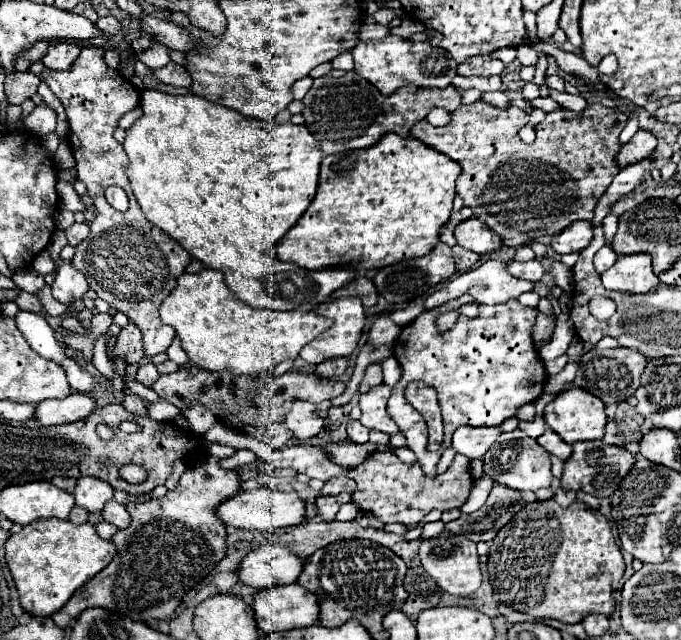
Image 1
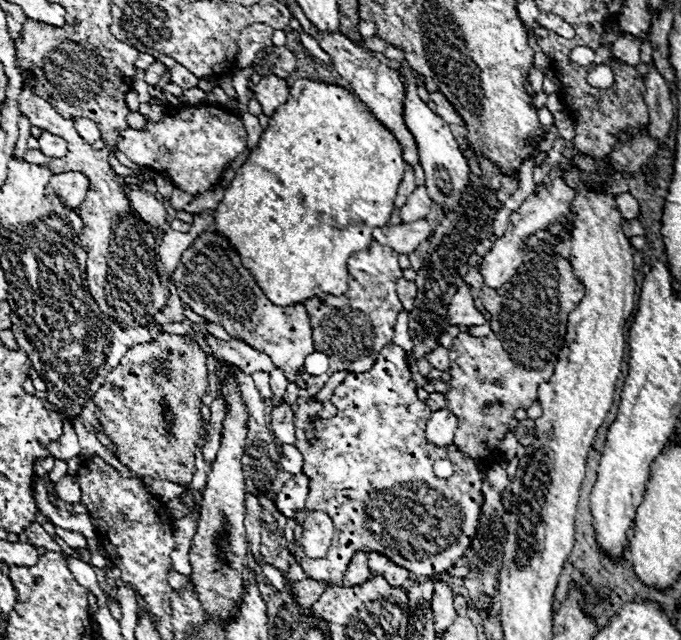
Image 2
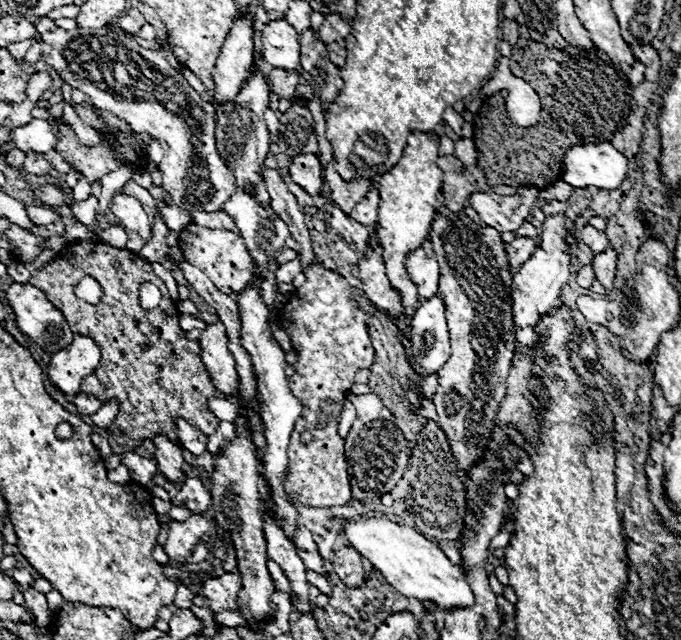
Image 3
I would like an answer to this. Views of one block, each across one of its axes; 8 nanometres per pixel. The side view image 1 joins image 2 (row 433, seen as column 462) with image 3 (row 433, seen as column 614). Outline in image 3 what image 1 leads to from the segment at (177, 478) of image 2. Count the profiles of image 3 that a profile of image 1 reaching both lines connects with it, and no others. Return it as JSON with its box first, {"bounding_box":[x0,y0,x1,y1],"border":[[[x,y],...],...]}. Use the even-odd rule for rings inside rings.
{"bounding_box":[30,242,220,446],"border":[[[72,242],[54,260],[50,260],[44,268],[34,272],[30,278],[30,284],[40,288],[42,292],[46,292],[46,298],[58,310],[64,312],[66,322],[70,324],[70,328],[74,328],[74,334],[90,336],[98,344],[102,357],[100,364],[94,373],[88,375],[81,383],[80,392],[98,396],[98,400],[102,400],[102,402],[112,400],[112,398],[116,398],[120,402],[120,412],[118,412],[116,420],[108,426],[108,432],[114,442],[118,442],[122,446],[140,446],[144,438],[152,440],[152,436],[156,436],[156,434],[166,434],[166,404],[170,404],[170,418],[182,416],[184,420],[190,420],[190,424],[194,428],[198,428],[200,432],[214,434],[220,420],[208,412],[206,400],[216,396],[216,388],[200,360],[198,340],[184,338],[184,330],[178,326],[178,308],[176,308],[174,300],[168,296],[168,290],[162,280],[160,280],[160,292],[162,292],[160,306],[152,308],[152,310],[146,310],[140,306],[138,288],[146,278],[158,278],[158,276],[152,272],[150,262],[138,258],[136,254],[132,254],[128,250],[118,250],[106,242],[82,242],[82,244]],[[112,260],[120,262],[118,270],[112,266]],[[84,276],[96,278],[98,284],[102,286],[102,300],[94,306],[88,302],[80,302],[74,296],[74,286]]]}

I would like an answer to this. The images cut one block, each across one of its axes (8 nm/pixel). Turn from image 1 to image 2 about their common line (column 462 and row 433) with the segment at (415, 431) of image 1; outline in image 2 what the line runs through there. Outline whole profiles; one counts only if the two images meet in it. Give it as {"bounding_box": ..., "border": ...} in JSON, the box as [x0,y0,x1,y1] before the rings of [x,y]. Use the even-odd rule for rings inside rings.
{"bounding_box":[294,344,482,586],"border":[[[388,344],[378,354],[374,368],[364,374],[348,374],[346,380],[336,386],[330,402],[338,408],[334,418],[318,418],[314,422],[308,420],[310,414],[322,412],[322,402],[304,402],[296,412],[296,440],[294,446],[302,452],[304,466],[302,472],[310,478],[306,510],[322,510],[334,522],[334,538],[324,558],[308,558],[300,542],[296,542],[296,562],[302,566],[308,578],[322,580],[328,586],[342,584],[342,578],[348,570],[348,564],[354,552],[380,552],[390,558],[394,564],[406,568],[414,576],[430,578],[434,574],[446,572],[464,556],[468,550],[476,528],[478,514],[482,504],[482,474],[478,466],[464,452],[450,452],[442,448],[434,448],[424,434],[426,422],[430,420],[430,408],[416,398],[416,384],[412,380],[412,372],[408,368],[408,360],[402,348],[396,344]],[[312,428],[316,432],[316,442],[304,440],[304,430]],[[440,458],[448,458],[454,464],[454,476],[448,480],[436,478],[432,472],[432,464]],[[422,510],[428,512],[434,520],[444,524],[422,524]]]}

